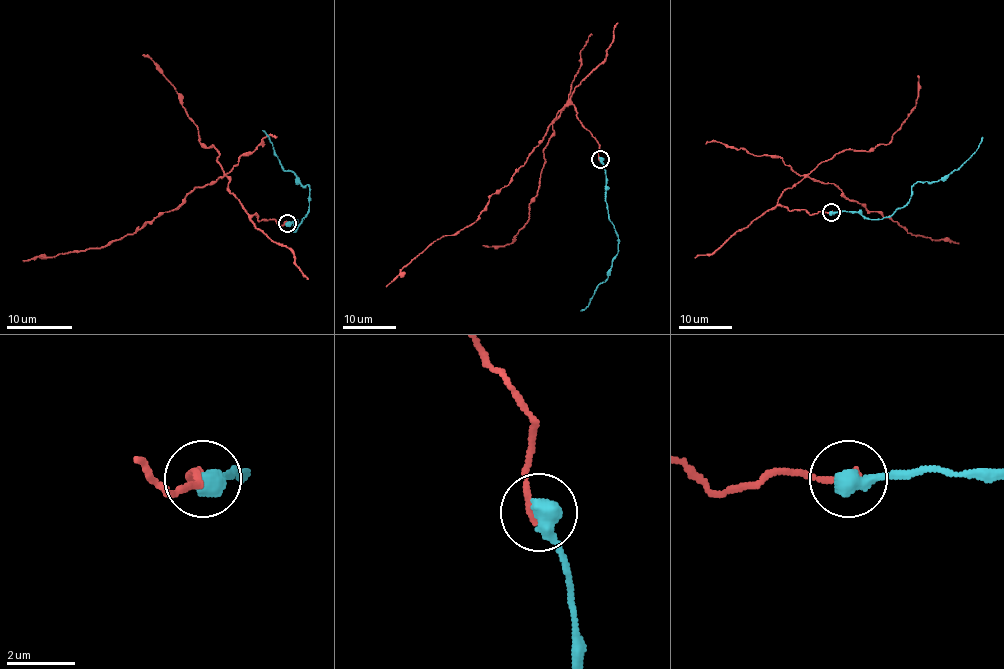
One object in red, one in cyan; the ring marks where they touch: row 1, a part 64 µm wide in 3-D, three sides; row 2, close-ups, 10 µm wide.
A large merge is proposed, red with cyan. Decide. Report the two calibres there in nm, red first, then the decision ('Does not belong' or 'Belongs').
Thickness 240 nm (red) against 600 nm. Belongs

